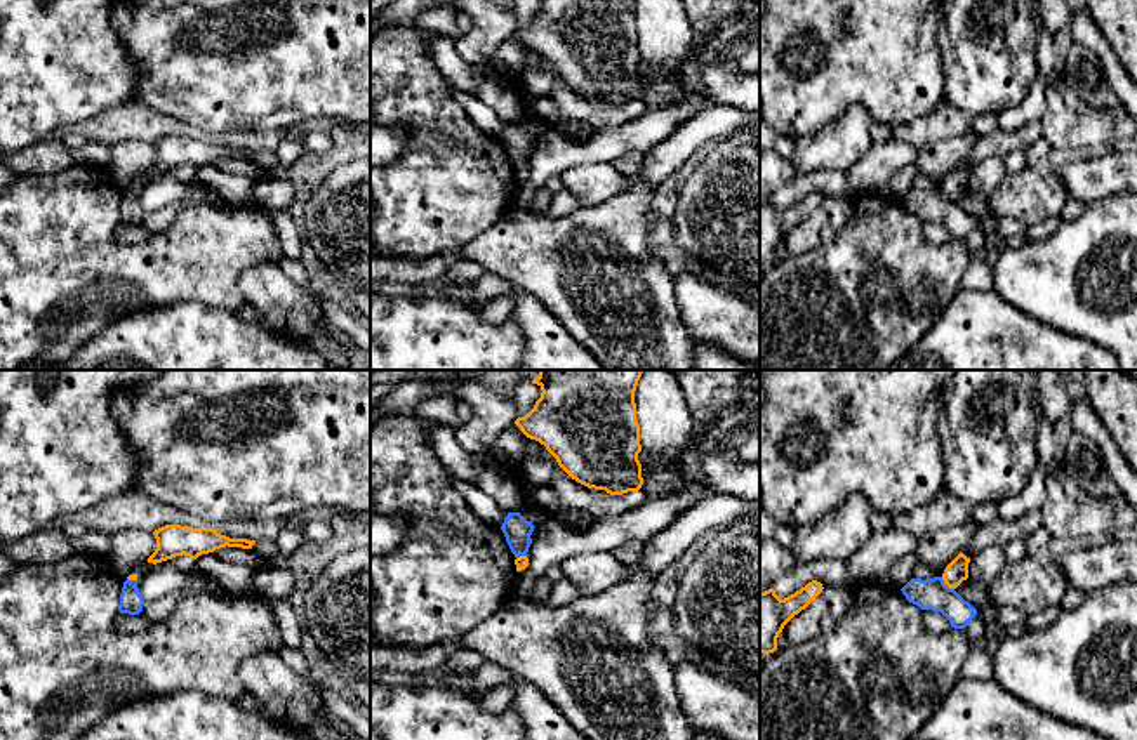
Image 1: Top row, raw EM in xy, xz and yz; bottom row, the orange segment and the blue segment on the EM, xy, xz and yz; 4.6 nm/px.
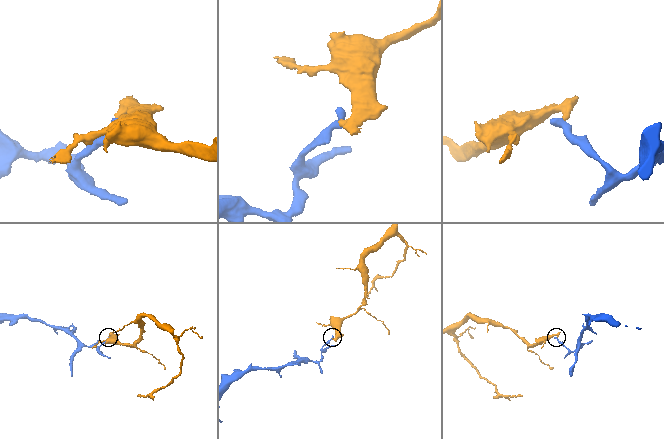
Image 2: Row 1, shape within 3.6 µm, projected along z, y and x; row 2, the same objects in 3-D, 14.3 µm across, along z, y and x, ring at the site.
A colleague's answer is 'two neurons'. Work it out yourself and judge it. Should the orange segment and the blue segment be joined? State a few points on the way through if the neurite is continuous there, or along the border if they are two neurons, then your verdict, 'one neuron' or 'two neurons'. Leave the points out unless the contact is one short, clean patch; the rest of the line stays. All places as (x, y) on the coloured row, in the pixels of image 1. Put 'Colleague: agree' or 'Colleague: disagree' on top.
Colleague: agree
border along yz (941, 577), (953, 589); two neurons

